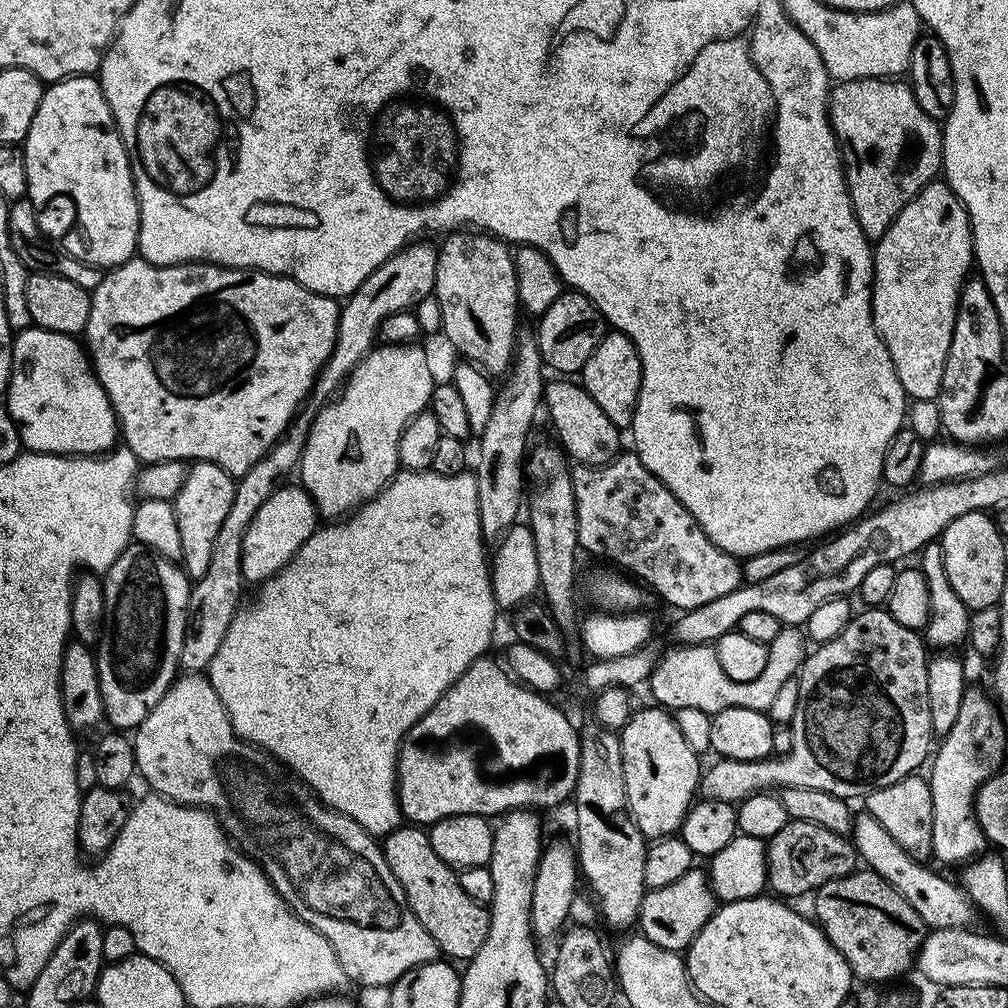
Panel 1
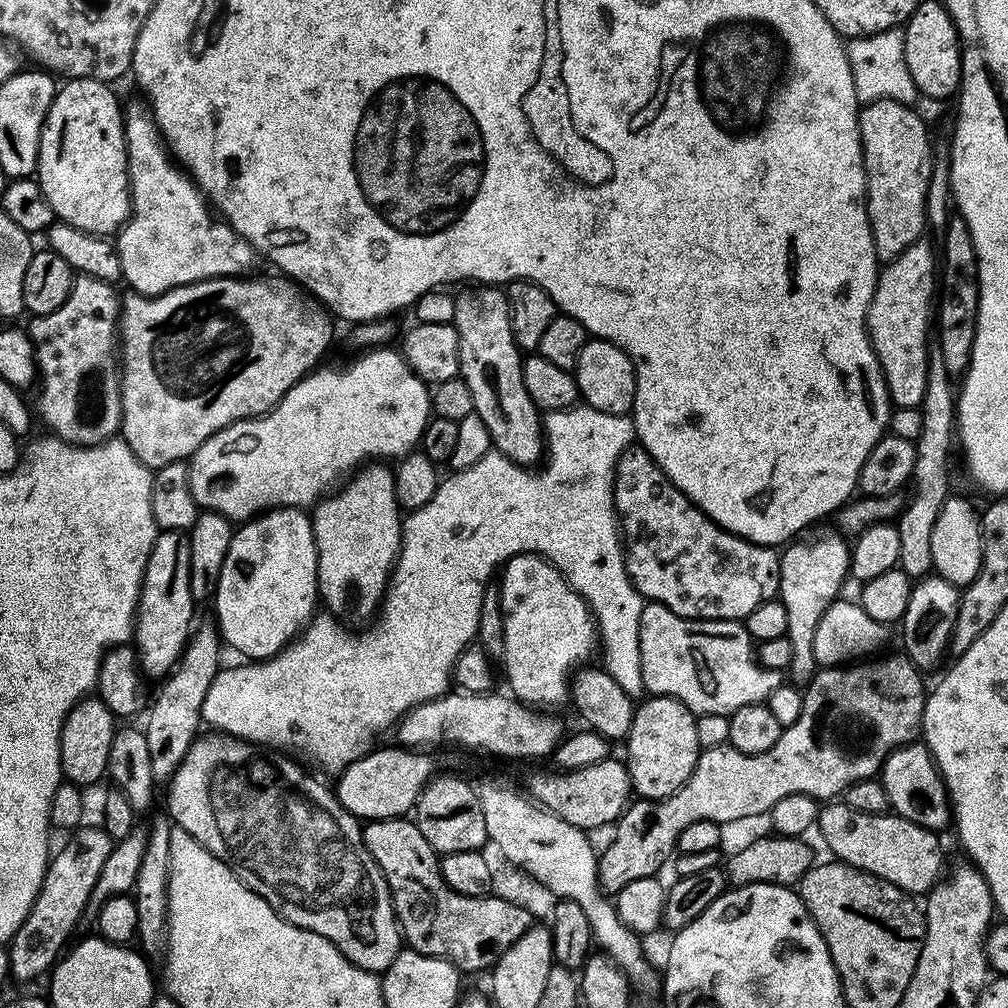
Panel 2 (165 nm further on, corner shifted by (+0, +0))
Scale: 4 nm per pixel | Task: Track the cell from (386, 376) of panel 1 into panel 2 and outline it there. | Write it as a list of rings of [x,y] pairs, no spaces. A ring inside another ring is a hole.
[[[384,462],[361,467],[343,487],[311,509],[310,519],[316,543],[318,596],[323,607],[325,604],[331,615],[349,625],[371,621],[383,601],[400,552],[402,509],[396,502],[393,469]]]

